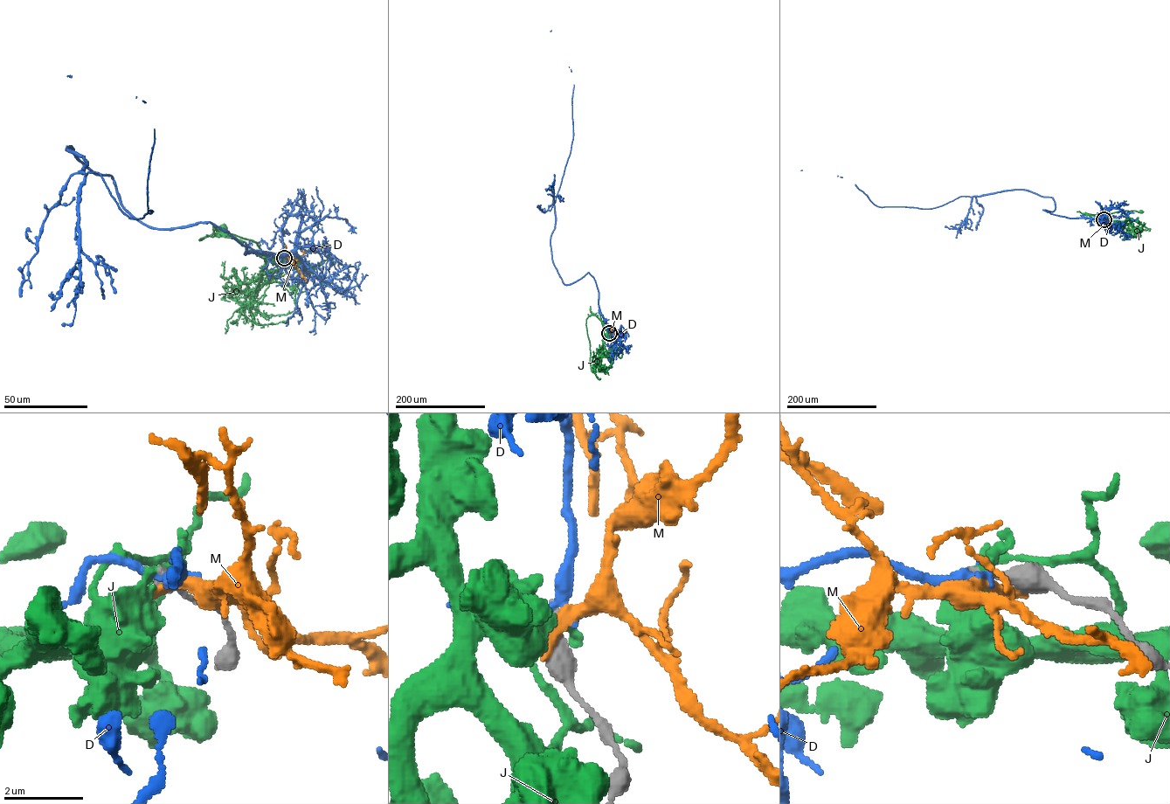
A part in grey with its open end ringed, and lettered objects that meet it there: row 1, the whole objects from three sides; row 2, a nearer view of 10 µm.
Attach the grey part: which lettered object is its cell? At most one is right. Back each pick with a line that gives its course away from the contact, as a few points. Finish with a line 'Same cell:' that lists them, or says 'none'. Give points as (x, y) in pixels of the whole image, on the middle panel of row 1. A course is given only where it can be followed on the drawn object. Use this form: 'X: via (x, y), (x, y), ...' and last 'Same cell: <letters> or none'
Same cell: none

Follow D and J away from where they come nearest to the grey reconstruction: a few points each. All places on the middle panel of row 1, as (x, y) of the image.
D: (609, 333), (593, 278), (588, 272), (564, 284), (552, 258), (554, 204), (572, 139), (574, 85), (551, 30)
J: (609, 333), (597, 315), (587, 317), (586, 326), (592, 370)

